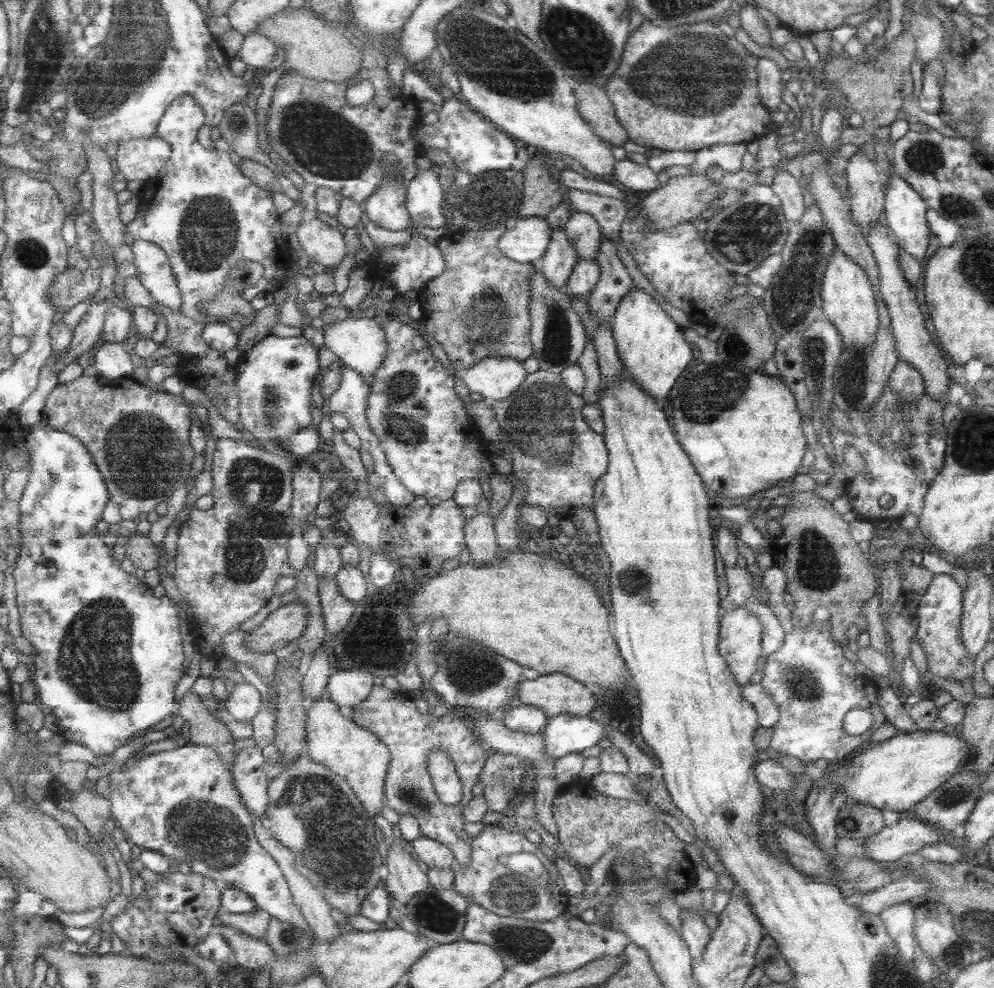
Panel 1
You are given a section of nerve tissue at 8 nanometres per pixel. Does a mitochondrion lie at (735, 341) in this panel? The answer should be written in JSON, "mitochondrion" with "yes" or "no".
{"mitochondrion":"yes"}

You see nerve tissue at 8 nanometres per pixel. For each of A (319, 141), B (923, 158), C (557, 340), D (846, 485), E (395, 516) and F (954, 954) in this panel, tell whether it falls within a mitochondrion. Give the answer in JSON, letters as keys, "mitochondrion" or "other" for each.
{"A":"mitochondrion","B":"mitochondrion","C":"mitochondrion","D":"other","E":"other","F":"mitochondrion"}

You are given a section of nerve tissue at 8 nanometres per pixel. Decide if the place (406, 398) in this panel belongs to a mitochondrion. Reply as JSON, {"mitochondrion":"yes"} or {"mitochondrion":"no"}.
{"mitochondrion":"yes"}

